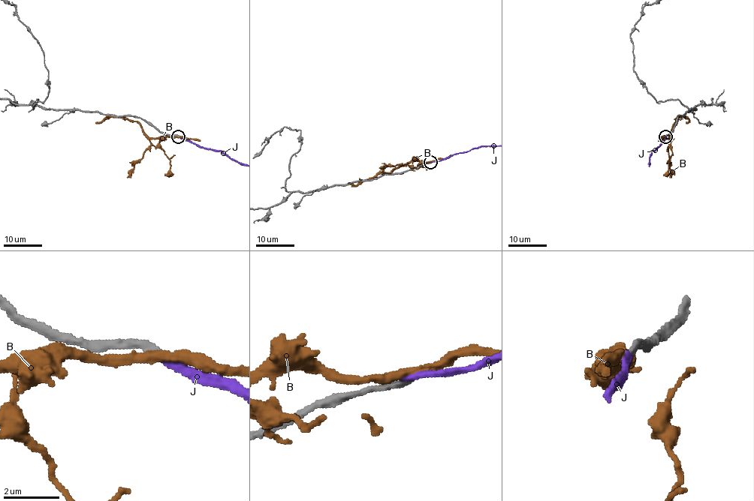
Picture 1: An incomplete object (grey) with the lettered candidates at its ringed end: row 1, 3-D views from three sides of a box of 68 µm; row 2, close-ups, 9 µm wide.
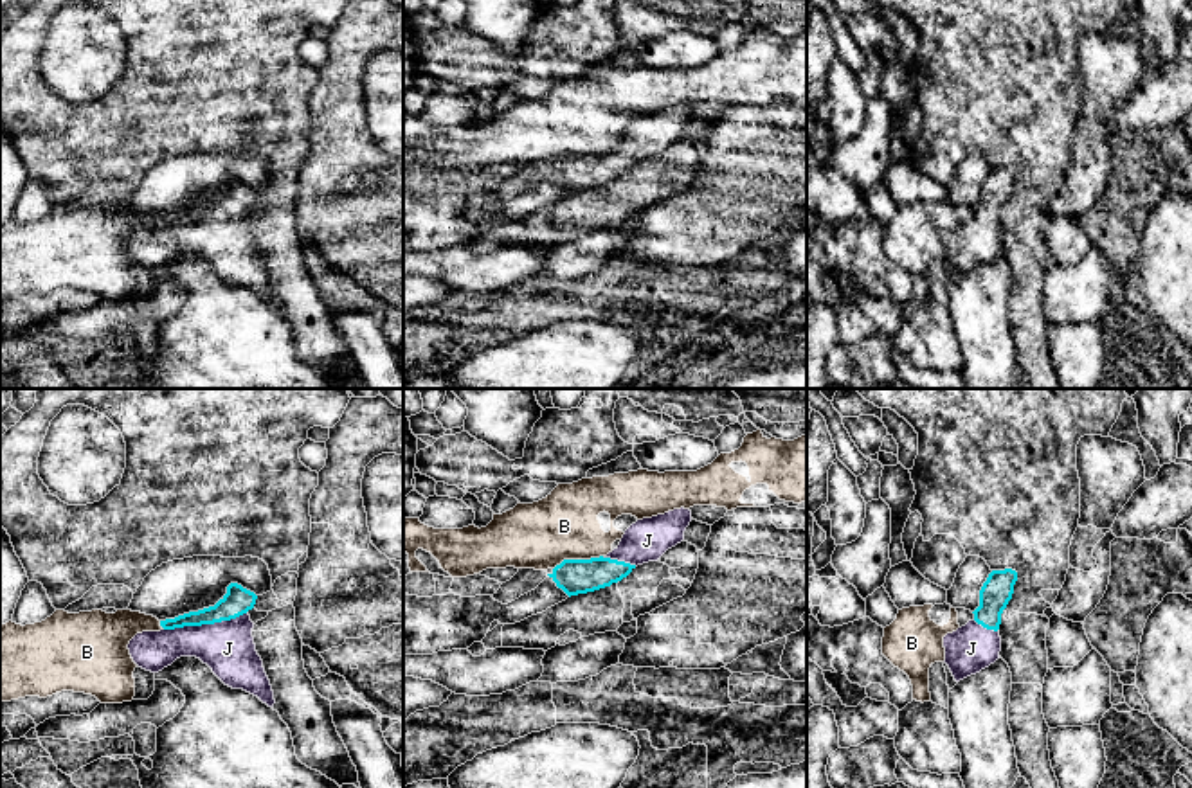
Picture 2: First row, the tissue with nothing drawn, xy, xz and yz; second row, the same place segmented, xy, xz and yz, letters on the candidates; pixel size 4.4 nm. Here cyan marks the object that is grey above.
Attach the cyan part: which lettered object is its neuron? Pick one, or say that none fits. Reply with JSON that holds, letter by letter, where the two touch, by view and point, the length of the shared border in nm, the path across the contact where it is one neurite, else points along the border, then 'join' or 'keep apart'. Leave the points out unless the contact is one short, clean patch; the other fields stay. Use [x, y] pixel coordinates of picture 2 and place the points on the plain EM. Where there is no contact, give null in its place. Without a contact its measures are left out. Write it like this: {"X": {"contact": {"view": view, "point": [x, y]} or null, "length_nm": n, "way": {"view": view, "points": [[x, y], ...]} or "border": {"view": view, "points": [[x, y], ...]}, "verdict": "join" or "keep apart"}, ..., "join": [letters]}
{"B": {"contact": {"view": "xz", "point": [577, 157]}, "length_nm": 240, "border": {"view": "xz", "points": [[602, 152], [562, 157], [553, 166]]}, "verdict": "keep apart"}, "J": {"contact": {"view": "xy", "point": [206, 220]}, "length_nm": 380, "way": {"view": "xy", "points": [[236, 198], [215, 220], [206, 220], [227, 245]]}, "verdict": "join"}, "join": ["J"]}

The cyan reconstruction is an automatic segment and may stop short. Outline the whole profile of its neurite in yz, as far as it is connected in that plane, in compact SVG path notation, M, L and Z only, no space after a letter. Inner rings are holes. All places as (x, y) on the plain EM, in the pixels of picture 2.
M992 167L980 187L980 203L974 216L944 234L945 261L956 279L980 270L999 255L1001 210L1014 191L1017 169Z

